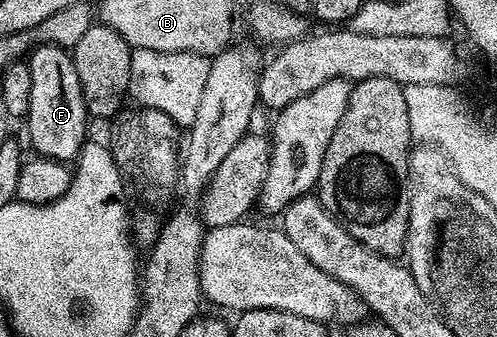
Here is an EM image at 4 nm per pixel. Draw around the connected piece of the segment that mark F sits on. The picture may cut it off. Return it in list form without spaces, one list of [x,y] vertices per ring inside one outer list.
[[[43,44],[29,51],[28,61],[32,72],[32,100],[24,119],[28,142],[38,149],[35,151],[41,157],[73,163],[88,141],[88,115],[71,51],[57,44]]]

